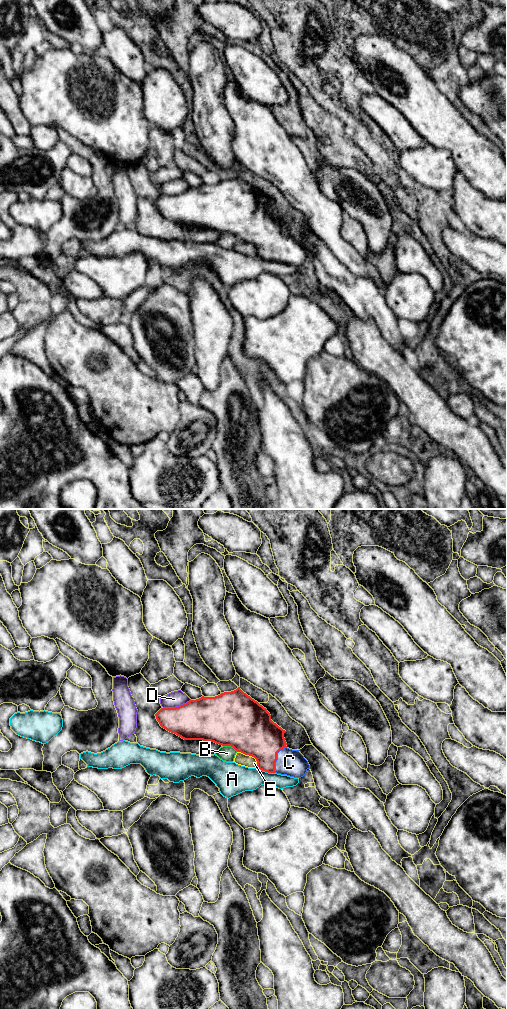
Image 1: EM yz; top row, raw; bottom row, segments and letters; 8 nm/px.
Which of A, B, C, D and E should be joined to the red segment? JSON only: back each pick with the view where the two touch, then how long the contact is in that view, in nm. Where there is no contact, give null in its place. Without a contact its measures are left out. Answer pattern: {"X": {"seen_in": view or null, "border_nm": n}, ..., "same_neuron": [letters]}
{"C": {"seen_in": "yz", "border_nm": 240}, "same_neuron": ["C"]}

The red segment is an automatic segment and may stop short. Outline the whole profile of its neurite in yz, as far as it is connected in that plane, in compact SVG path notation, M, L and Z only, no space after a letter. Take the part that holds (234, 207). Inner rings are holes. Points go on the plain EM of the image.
M240 175L215 185L202 184L179 195L161 196L155 204L162 216L184 228L211 229L222 234L231 234L237 240L254 245L257 249L256 256L262 259L301 266L310 257L308 249L299 238L286 234L286 219L271 208L266 196L244 181Z

